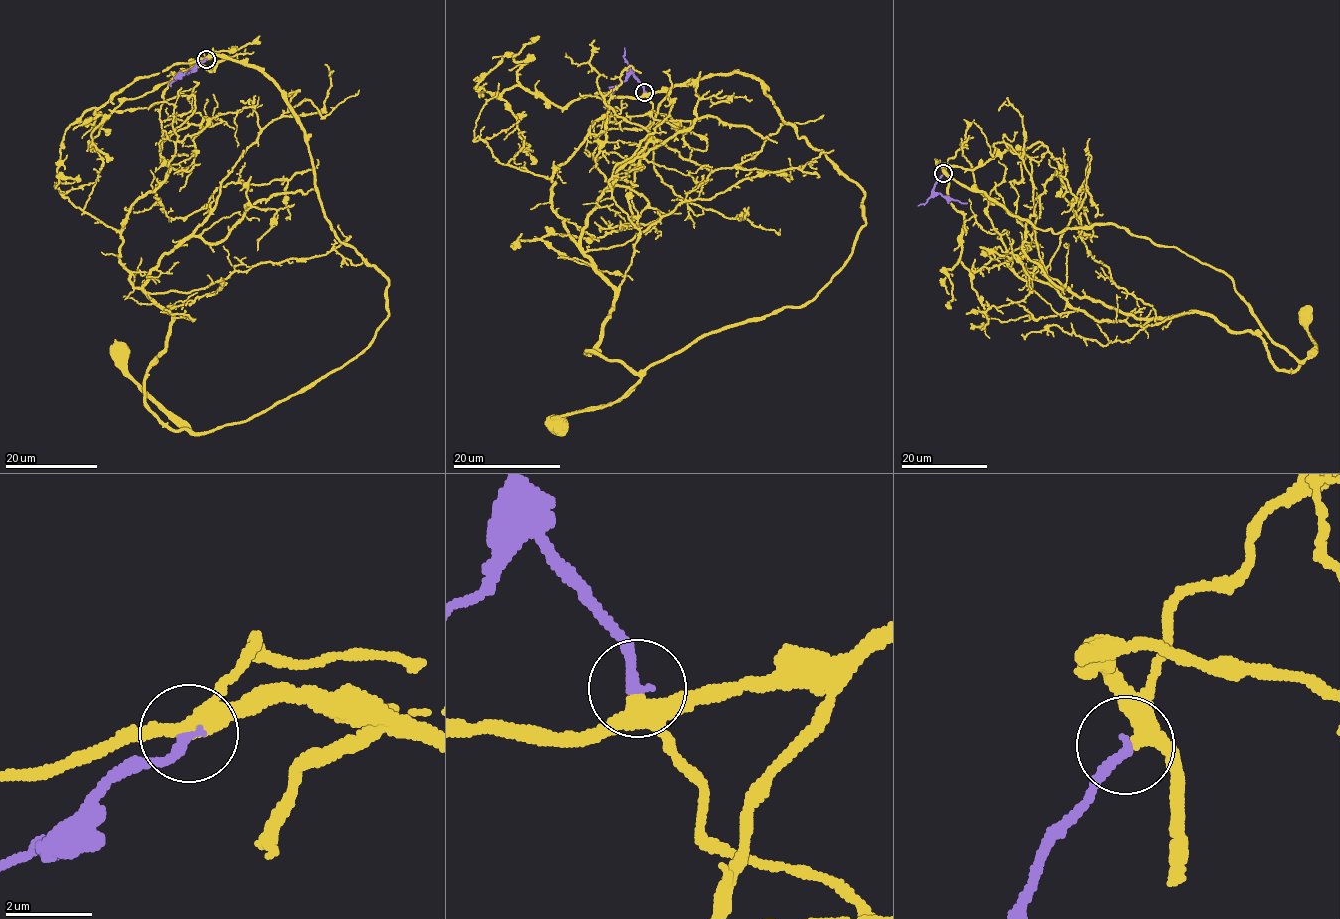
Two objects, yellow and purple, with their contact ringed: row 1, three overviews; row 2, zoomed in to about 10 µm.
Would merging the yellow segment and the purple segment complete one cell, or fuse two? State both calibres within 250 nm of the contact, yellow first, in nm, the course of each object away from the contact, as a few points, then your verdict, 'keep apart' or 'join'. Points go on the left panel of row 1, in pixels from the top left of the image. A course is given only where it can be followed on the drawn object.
calibres 240 and 240 nm; course yellow (205, 59), (269, 76), (306, 134), (323, 215), (387, 280), (388, 316), (354, 359), (198, 434), (118, 353); course purple (205, 58), (171, 86); join

